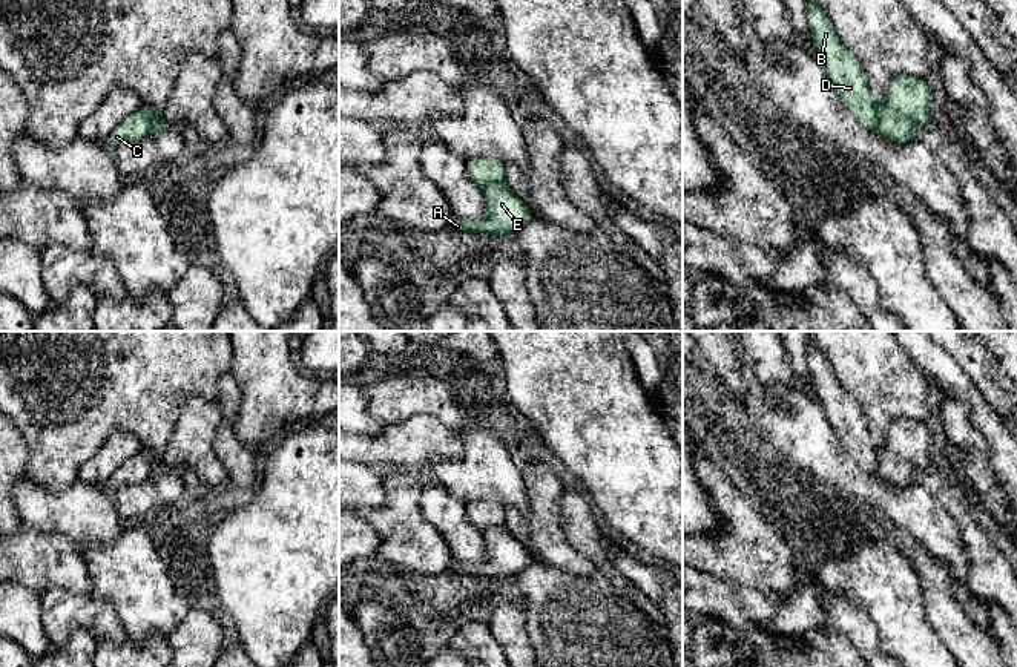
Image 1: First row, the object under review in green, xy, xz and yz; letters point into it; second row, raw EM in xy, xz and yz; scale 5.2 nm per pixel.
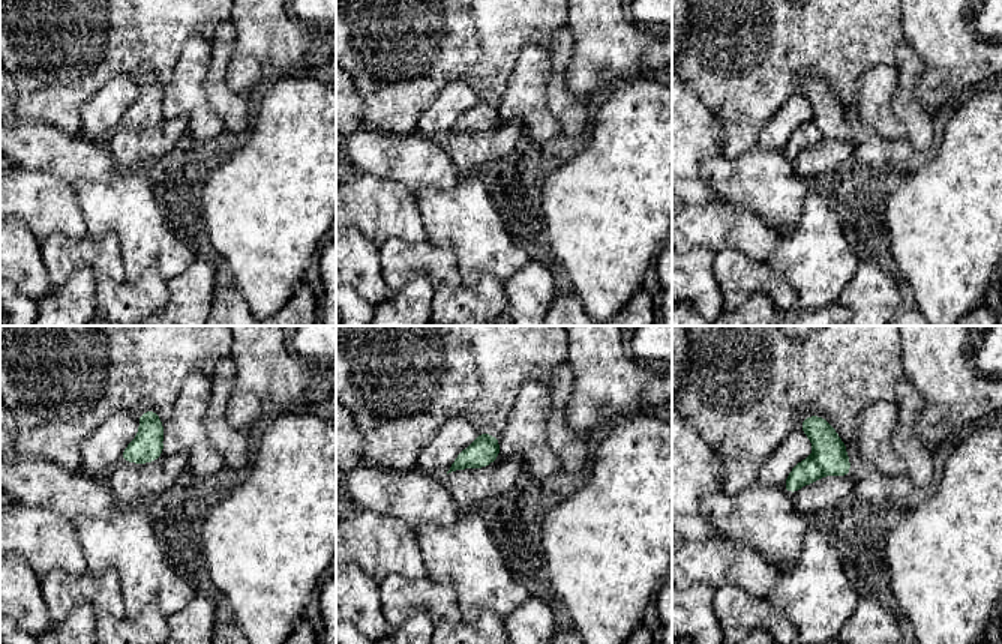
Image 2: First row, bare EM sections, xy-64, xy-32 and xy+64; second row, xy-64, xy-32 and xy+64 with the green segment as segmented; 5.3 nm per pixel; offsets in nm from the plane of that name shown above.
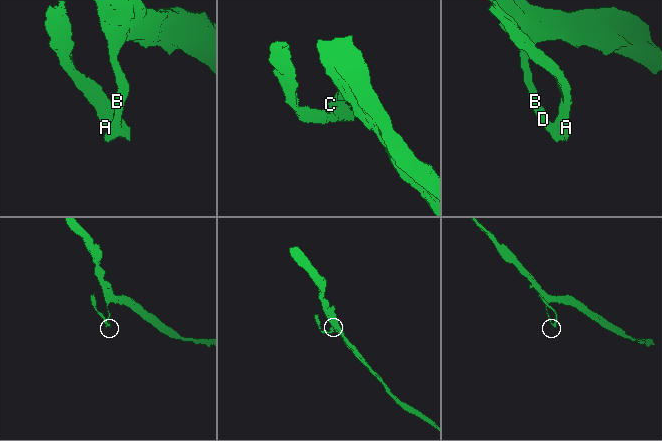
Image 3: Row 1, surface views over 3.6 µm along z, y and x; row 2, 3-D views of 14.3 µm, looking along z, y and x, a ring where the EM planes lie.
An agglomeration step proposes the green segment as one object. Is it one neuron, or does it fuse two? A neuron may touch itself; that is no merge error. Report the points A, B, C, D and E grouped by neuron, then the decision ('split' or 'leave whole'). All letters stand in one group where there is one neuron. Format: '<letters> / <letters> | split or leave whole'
A E / B C D | split

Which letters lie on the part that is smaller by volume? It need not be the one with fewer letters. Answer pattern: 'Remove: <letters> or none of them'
Remove: A, E

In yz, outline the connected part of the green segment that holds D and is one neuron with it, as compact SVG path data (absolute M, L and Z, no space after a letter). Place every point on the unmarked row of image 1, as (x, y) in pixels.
M802 331L808 342L807 366L815 380L815 393L839 442L851 457L871 474L877 474L877 449L868 432L868 420L854 399L834 376L830 362L816 347L811 331Z

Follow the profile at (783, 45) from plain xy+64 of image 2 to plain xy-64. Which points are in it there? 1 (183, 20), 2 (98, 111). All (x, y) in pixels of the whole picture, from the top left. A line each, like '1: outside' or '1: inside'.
1: inside
2: outside

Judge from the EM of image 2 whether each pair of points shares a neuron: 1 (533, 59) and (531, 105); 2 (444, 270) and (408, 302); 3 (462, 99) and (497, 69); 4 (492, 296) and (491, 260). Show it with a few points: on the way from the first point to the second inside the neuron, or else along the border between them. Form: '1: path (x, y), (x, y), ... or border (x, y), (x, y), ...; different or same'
1: path (533, 71), (531, 93); same
2: border (434, 282), (425, 275), (414, 275), (398, 291); different
3: border (438, 90), (449, 81), (462, 80), (479, 95); different
4: border (501, 282), (483, 275), (474, 284), (464, 285); different

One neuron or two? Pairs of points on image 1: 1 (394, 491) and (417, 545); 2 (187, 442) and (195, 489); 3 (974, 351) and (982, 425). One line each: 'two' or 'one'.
1: one
2: two
3: two

